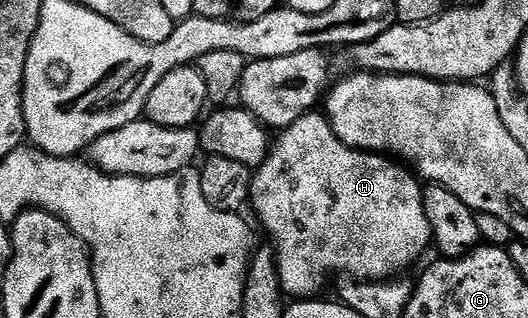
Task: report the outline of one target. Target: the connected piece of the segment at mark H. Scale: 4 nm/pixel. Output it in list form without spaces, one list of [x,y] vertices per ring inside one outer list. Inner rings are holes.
[[[319,111],[306,113],[304,117],[297,120],[289,128],[282,130],[282,133],[275,144],[272,144],[263,161],[254,175],[251,183],[251,207],[254,207],[262,225],[269,233],[277,263],[280,285],[286,296],[293,299],[307,299],[316,296],[316,293],[325,281],[327,275],[333,273],[345,273],[361,279],[385,279],[391,277],[413,264],[419,255],[432,244],[431,228],[425,217],[424,197],[420,180],[406,167],[382,154],[367,153],[360,149],[353,149],[337,139],[332,125],[327,121],[326,116]]]

